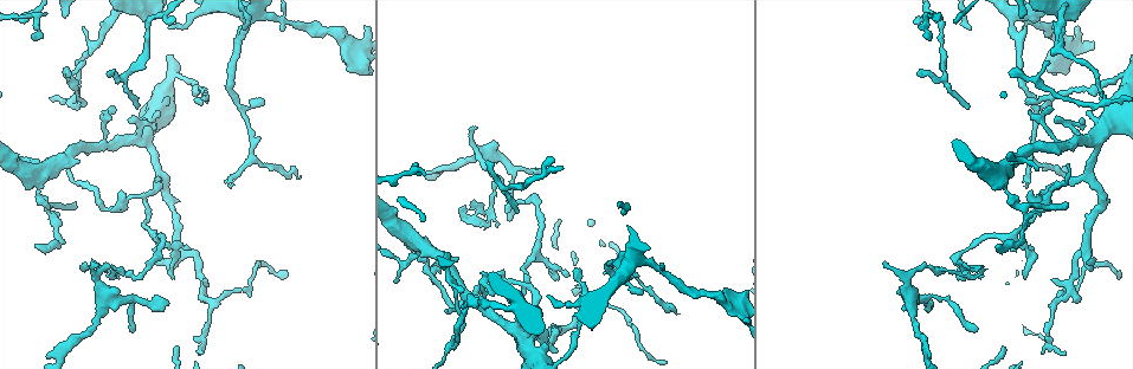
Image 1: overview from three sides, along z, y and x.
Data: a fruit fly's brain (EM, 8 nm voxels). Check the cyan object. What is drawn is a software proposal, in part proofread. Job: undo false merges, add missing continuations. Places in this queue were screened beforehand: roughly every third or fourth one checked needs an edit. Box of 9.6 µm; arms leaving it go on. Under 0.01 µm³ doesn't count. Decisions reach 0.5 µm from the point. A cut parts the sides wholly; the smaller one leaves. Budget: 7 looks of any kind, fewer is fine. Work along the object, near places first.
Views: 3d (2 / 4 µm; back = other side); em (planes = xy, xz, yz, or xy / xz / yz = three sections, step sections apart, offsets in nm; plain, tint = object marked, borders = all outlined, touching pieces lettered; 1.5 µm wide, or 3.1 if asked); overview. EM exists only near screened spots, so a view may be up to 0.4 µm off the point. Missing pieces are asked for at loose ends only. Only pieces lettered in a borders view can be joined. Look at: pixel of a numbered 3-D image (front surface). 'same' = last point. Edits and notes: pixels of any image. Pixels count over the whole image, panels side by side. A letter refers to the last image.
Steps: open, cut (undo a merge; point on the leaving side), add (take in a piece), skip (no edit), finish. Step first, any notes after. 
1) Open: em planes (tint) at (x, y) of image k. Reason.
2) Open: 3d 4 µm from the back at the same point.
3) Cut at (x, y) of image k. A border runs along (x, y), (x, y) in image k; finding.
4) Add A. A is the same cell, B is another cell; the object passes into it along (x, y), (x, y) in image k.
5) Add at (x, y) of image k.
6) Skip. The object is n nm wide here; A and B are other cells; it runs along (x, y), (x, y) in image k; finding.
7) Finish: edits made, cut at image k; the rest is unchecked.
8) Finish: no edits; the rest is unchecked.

Open: em planes (borders) at (475, 128) of image 1. Tapers out.

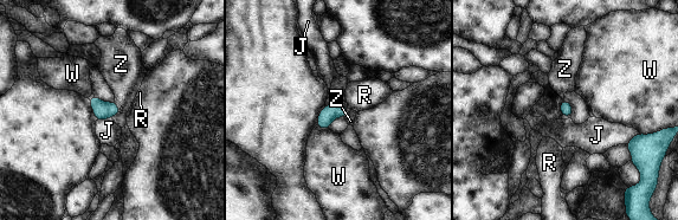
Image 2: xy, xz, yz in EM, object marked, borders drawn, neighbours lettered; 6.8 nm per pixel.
Add Z. The object is 80 nm wide here; Z is the same cell, J, R and W are other cells; the object passes into it along (102, 110), (117, 108), (124, 72) in image 2; the neuron continues.

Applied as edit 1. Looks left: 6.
Open: em xy step 4 (tint) at (397, 283) of image 1. Branch stops here.

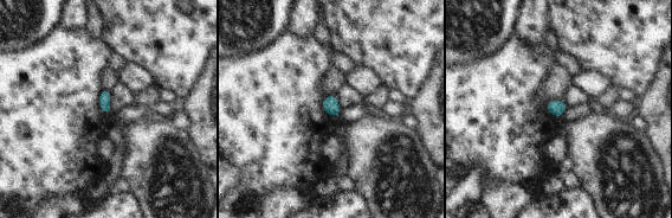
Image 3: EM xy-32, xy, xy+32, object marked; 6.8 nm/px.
Open: em xy step 4 (borders) at the same point. What lies round it.

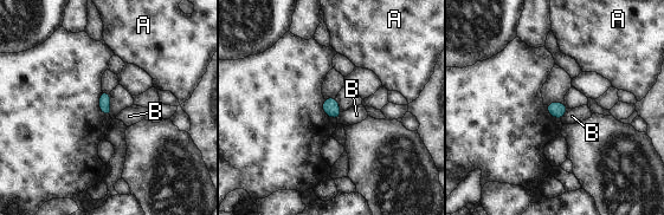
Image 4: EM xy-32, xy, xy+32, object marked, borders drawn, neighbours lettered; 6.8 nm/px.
Skip. The longest contact is with B, 90 nm; A and B are other cells; no lettered piece goes on from it.

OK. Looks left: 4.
Open: em planes (tint) at (944, 76) of image 1. Abrupt turn.

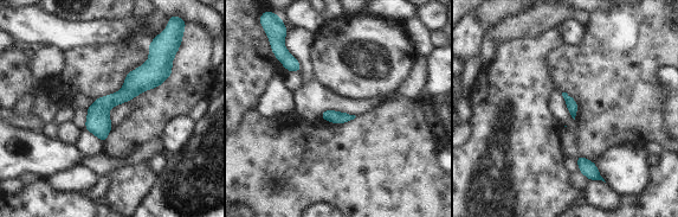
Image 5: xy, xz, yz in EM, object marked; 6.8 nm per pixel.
Open: em planes (borders) at the same point. See the neighbours.

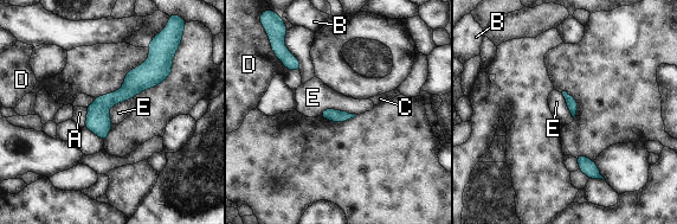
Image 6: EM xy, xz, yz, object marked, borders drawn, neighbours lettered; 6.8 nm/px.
Skip. A, B, C, D and E are other cells; a border runs along (131, 97), (108, 109), (111, 123) in image 6; continuous, no second neuron.

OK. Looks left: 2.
Finish: edits made, add at image 2; the rest is unchecked.

